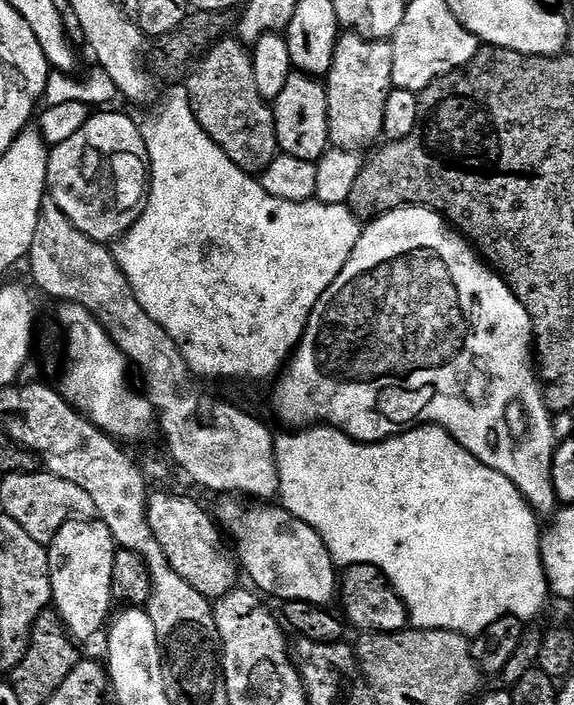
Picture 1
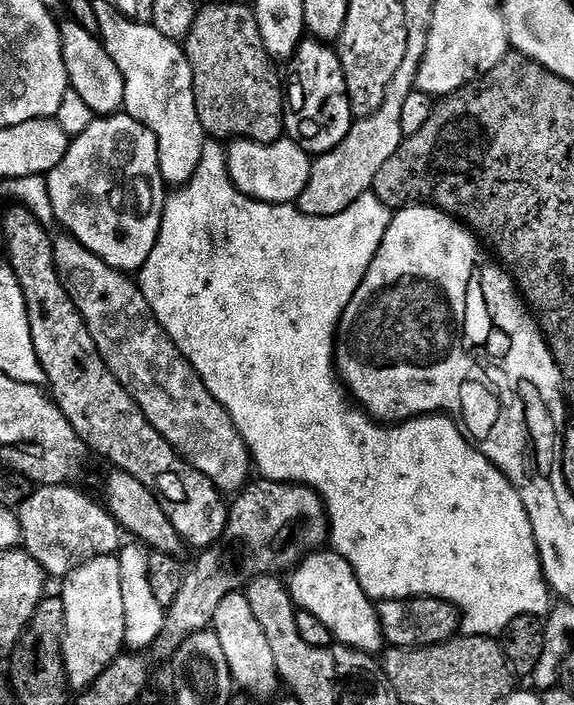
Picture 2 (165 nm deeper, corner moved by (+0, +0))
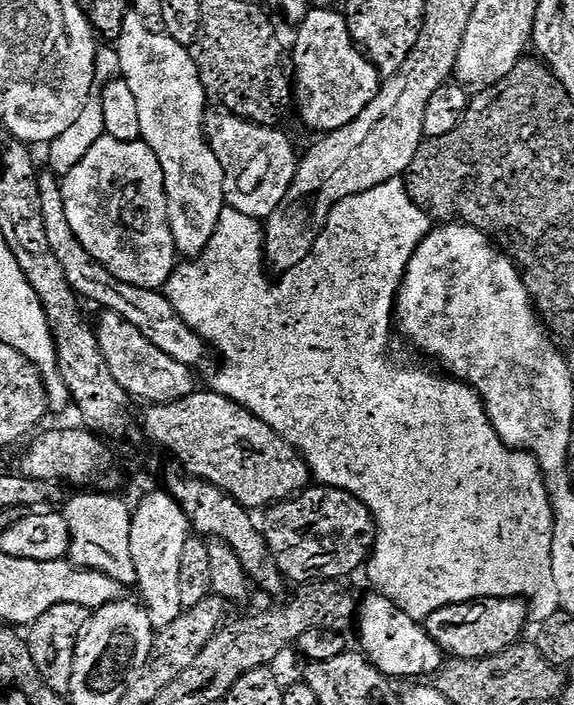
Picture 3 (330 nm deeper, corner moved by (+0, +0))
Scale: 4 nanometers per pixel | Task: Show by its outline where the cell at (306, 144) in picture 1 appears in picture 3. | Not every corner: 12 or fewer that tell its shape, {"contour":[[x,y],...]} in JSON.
{"contour":[[343,11],[295,32],[296,104],[316,134],[354,122],[380,72]]}

